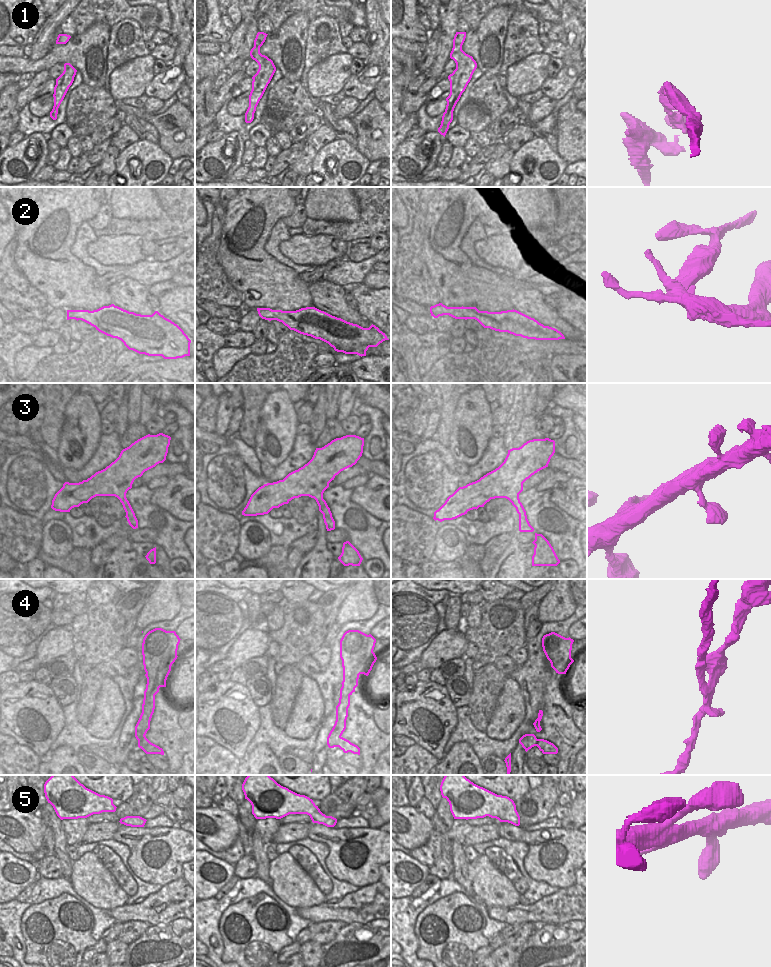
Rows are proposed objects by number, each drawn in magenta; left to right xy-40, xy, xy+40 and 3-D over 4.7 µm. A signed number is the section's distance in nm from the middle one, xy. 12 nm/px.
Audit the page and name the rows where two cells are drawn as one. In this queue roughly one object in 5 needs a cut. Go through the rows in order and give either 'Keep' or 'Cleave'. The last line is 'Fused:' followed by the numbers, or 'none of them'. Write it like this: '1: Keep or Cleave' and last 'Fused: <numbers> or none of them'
1: Keep
2: Cleave
3: Keep
4: Cleave
5: Keep
Fused: 2, 4.

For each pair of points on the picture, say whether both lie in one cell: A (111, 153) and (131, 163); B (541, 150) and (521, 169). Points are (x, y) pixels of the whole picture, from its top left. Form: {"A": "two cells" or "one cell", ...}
{"A": "two cells", "B": "one cell"}

